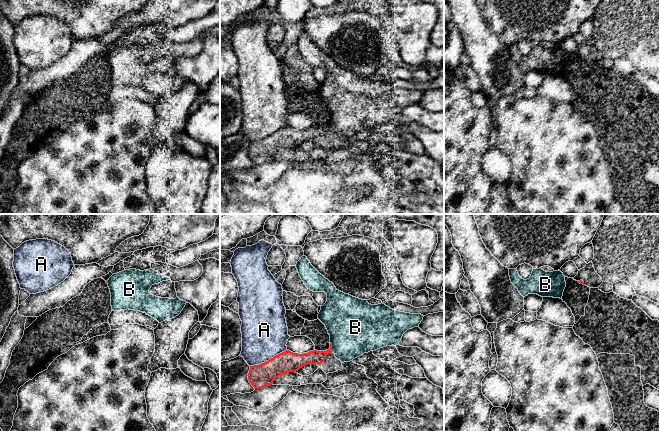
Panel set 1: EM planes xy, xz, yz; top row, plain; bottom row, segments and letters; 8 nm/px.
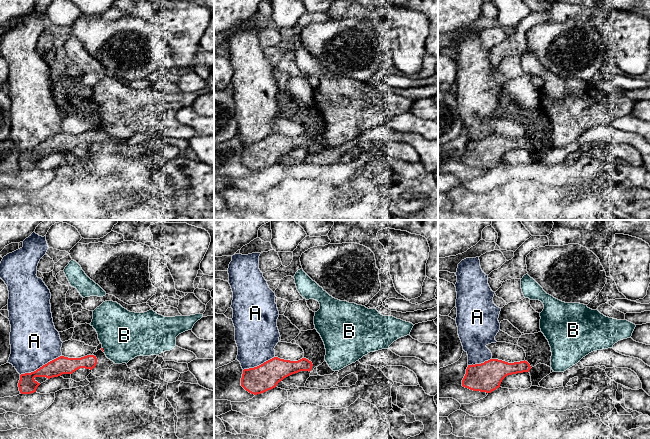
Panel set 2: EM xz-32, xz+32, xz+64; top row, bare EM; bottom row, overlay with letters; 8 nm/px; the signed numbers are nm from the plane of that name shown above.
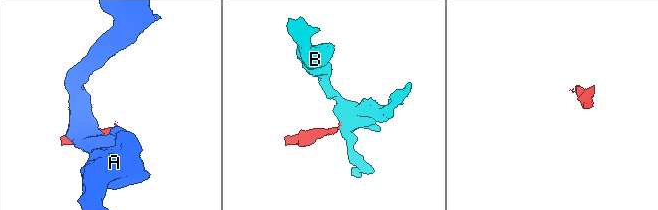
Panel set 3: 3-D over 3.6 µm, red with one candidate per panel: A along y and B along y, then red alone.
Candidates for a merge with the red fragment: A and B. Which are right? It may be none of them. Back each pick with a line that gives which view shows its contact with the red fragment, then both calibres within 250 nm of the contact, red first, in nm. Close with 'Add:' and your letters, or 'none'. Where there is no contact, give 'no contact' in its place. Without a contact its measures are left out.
Add: none

